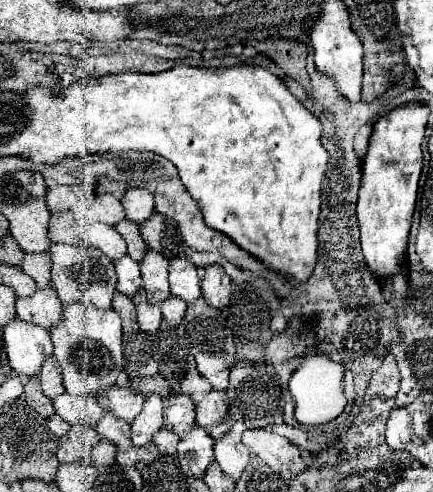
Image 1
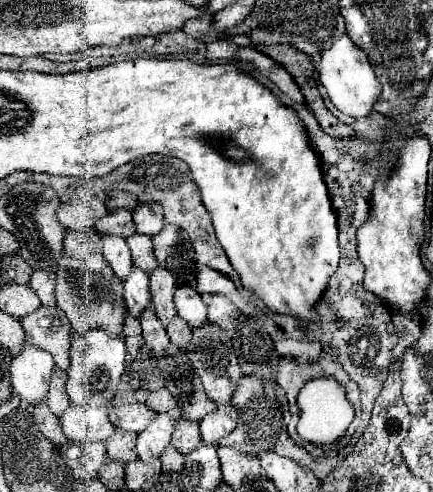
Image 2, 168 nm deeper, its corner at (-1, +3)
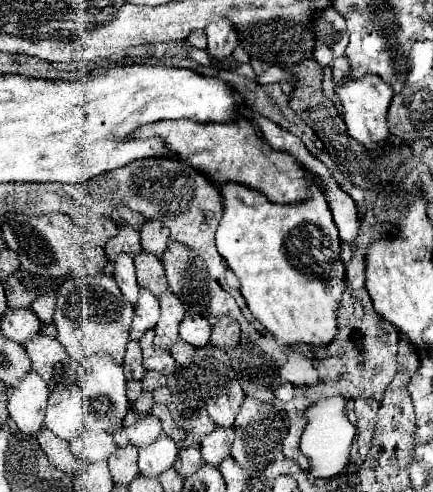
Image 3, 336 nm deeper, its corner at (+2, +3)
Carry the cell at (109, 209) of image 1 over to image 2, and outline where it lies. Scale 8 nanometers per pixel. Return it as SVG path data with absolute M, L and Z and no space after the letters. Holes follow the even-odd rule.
M111 209L111 211L107 211L105 217L101 217L95 223L95 229L99 233L113 233L113 235L129 237L135 233L131 211L129 209Z

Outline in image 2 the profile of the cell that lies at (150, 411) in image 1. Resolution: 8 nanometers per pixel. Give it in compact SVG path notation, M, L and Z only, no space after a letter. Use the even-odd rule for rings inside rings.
M157 413L149 429L139 433L137 437L137 455L143 461L151 461L153 457L159 457L163 449L171 443L171 431L173 431L171 417L167 413Z

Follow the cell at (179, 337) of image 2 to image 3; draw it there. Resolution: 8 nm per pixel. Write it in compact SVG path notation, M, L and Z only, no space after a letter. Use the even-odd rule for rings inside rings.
M178 341L172 349L170 349L170 353L172 353L172 357L176 359L176 363L180 365L180 367L190 367L192 365L192 359L194 359L194 349L190 349L190 345L186 345L184 341Z

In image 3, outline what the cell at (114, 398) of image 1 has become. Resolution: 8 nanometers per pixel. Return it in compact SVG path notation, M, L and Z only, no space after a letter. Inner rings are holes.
M148 415L142 421L136 421L130 427L122 427L114 435L114 443L118 447L122 445L134 445L136 449L142 449L142 445L154 443L162 435L162 425L154 415Z

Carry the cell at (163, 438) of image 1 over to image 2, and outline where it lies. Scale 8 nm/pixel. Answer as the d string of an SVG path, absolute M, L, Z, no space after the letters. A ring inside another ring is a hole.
M169 445L169 449L165 449L165 453L161 455L163 461L163 471L181 471L185 457L181 453L177 453L177 449L173 445Z

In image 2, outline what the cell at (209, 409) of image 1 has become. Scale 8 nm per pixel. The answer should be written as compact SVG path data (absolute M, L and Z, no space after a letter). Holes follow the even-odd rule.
M221 405L213 413L207 413L201 419L201 437L205 443L217 445L217 441L229 435L237 425L237 411L231 405Z

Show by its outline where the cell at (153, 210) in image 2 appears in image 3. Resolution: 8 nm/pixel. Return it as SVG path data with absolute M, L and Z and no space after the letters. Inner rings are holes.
M146 221L140 231L140 237L142 237L142 249L154 253L156 257L162 257L166 245L170 243L170 231L160 221Z

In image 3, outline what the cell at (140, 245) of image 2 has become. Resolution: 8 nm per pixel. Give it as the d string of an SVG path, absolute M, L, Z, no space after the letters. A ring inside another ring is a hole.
M142 251L142 253L134 255L134 265L136 265L136 275L138 275L140 287L150 289L156 297L160 297L162 293L168 291L164 267L162 267L162 261L158 261L158 257Z

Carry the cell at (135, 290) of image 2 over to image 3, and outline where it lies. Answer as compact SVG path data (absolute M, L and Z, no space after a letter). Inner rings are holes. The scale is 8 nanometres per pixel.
M140 289L138 305L134 309L134 321L132 321L130 339L140 341L148 329L154 329L154 325L158 323L158 317L160 317L158 299L148 289Z

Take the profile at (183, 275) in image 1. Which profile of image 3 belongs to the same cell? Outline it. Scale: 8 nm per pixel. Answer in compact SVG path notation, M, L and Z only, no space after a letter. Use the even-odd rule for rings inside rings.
M186 315L180 323L180 339L192 347L204 347L210 341L210 323L204 317Z

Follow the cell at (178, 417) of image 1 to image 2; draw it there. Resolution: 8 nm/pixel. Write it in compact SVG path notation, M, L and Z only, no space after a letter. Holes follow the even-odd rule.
M179 417L173 425L173 445L181 451L181 453L189 453L191 449L195 449L201 441L199 435L199 425L187 417Z

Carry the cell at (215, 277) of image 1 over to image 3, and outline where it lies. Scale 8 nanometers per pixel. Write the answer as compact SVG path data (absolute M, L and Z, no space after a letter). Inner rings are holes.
M220 317L216 327L212 329L212 339L210 343L214 347L220 347L220 349L230 349L230 347L236 347L240 341L240 327L236 321L232 321L230 317Z

